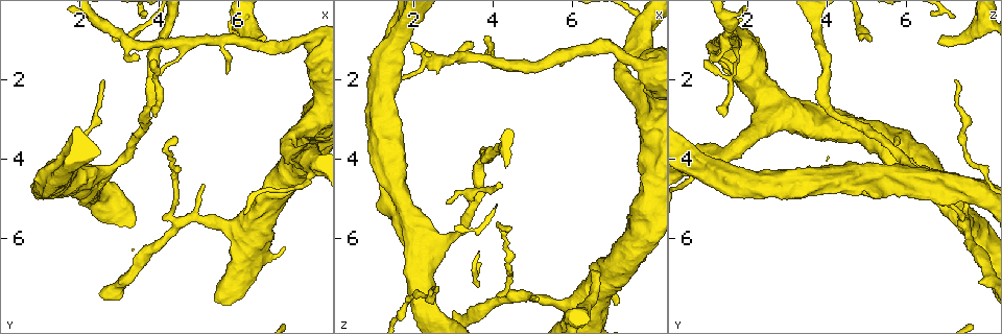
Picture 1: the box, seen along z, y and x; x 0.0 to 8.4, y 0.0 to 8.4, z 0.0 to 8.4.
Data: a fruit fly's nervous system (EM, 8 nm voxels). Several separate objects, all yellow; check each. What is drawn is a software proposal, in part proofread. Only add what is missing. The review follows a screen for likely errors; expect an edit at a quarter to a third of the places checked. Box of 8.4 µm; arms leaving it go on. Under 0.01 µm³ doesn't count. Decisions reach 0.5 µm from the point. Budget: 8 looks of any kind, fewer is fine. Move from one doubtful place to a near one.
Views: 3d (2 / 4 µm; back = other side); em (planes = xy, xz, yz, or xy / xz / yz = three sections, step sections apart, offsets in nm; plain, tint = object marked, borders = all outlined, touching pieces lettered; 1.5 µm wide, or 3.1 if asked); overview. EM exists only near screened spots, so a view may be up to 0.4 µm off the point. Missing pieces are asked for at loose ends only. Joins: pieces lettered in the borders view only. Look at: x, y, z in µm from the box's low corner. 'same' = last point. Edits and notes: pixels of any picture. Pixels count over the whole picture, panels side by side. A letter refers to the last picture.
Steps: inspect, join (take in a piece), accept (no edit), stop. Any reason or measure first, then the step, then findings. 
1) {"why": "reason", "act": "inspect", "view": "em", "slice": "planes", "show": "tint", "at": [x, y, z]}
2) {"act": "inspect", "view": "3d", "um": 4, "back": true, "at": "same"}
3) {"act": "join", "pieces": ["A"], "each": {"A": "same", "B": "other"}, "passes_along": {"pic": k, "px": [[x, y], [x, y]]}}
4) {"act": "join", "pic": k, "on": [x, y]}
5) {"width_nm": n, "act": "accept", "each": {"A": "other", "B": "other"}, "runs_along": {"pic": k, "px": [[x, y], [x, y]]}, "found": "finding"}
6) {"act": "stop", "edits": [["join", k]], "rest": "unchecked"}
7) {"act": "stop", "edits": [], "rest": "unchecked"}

{"why": "free end", "act": "inspect", "view": "3d", "um": 2, "at": [6.55, 1.10, 6.75]}

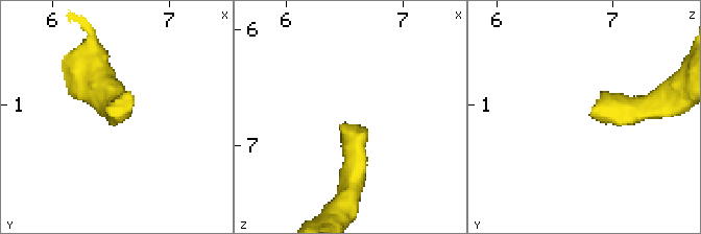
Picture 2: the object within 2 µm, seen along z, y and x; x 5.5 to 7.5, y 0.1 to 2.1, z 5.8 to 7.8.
{"act": "inspect", "view": "em", "slice": "xz", "step": 4, "show": "borders", "at": [6.50, 1.08, 6.80]}

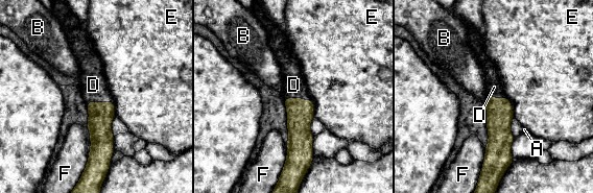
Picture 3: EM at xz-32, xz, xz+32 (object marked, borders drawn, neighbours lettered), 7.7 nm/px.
{"why": "another direction", "act": "inspect", "view": "em", "slice": "planes", "show": "borders", "at": "same"}

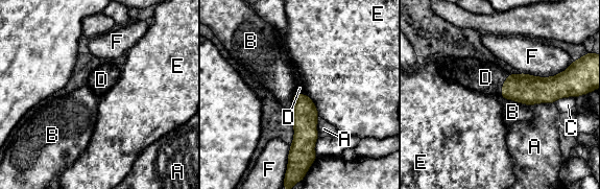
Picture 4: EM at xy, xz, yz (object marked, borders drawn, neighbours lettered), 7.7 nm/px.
{"width_nm": 190, "act": "join", "pieces": ["D"], "each": {"A": "other", "B": "other", "C": "other", "D": "same", "E": "other", "F": "other"}, "passes_along": {"pic": 4, "px": [[526, 89], [502, 85], [485, 77]]}, "found": "it goes on there"}

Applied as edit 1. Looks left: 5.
{"why": "stops while still wide", "act": "inspect", "view": "3d", "um": 2, "at": [1.15, 4.90, 5.20]}

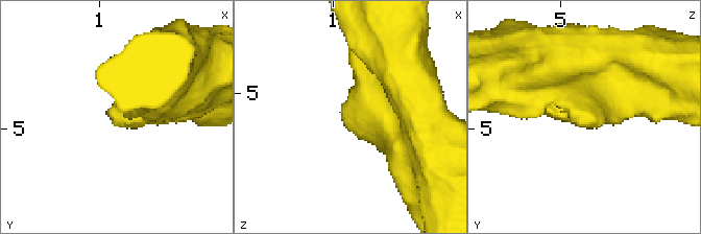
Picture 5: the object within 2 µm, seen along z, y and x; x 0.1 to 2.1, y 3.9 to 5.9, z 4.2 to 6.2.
{"why": "shape alone is not enough", "act": "inspect", "view": "em", "slice": "yz", "step": 8, "show": "borders", "at": [1.14, 4.98, 5.26]}

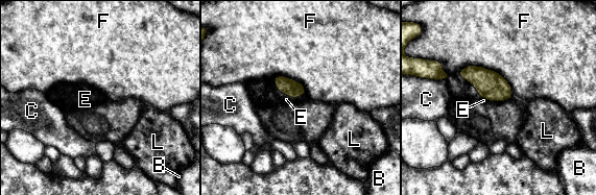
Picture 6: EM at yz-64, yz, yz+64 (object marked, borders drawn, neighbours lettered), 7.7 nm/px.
{"act": "join", "pieces": ["E"], "each": {"B": "other", "C": "other", "E": "same", "F": "other", "L": "other"}, "passes_along": {"pic": 6, "px": [[291, 88], [295, 97], [286, 99]]}, "found": "the cell continues"}

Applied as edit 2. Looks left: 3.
{"why": "tapers out", "act": "inspect", "view": "em", "slice": "yz", "step": 8, "show": "borders", "at": [3.90, 2.90, 1.40]}

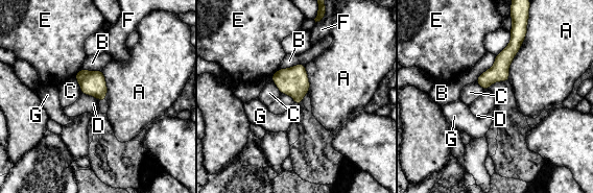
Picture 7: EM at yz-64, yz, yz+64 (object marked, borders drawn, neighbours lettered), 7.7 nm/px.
{"act": "join", "pieces": ["G"], "each": {"A": "other", "B": "other", "C": "other", "D": "other", "E": "other", "F": "other", "G": "same"}, "passes_along": {"pic": 7, "px": [[293, 81], [297, 103], [274, 123]]}, "found": "the cell continues"}

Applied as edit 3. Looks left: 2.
{"act": "stop", "edits": [["join", 4], ["join", 6], ["join", 7]], "rest": "unchecked"}

